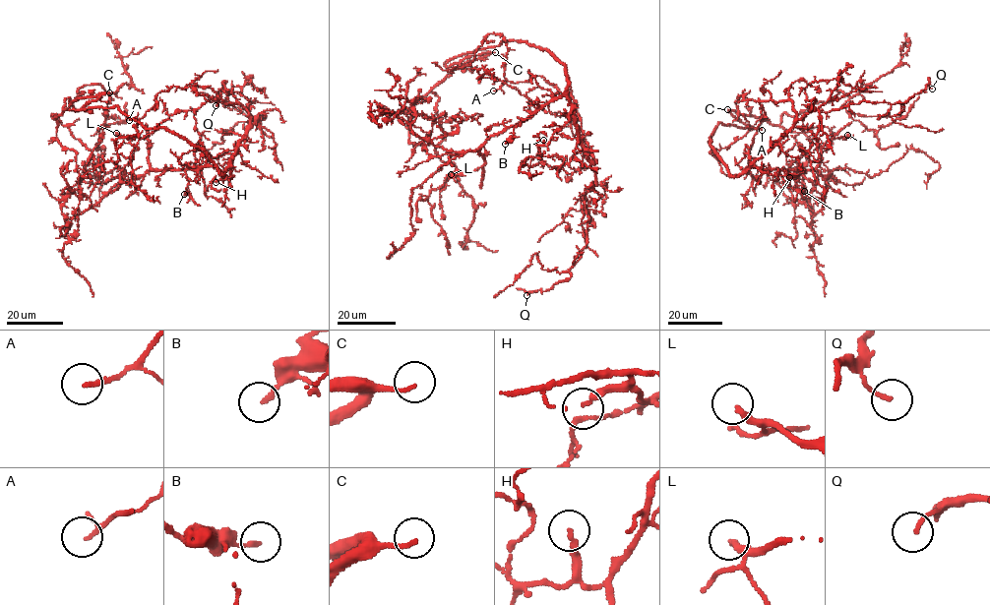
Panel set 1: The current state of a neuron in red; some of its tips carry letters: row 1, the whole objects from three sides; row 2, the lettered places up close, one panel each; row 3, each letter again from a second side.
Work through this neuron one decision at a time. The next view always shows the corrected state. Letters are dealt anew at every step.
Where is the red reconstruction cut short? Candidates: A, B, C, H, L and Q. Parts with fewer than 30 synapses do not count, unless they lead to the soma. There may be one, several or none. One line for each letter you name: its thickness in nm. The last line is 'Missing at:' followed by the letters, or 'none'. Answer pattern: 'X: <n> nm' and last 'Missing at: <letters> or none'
C: 140 nm
L: 200 nm
Missing at: C, L

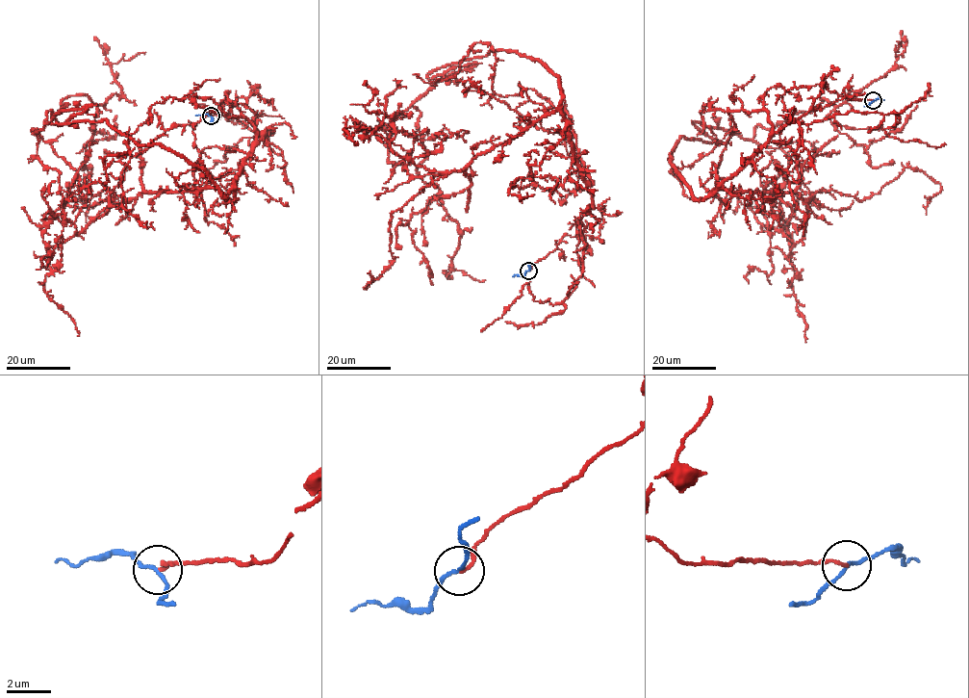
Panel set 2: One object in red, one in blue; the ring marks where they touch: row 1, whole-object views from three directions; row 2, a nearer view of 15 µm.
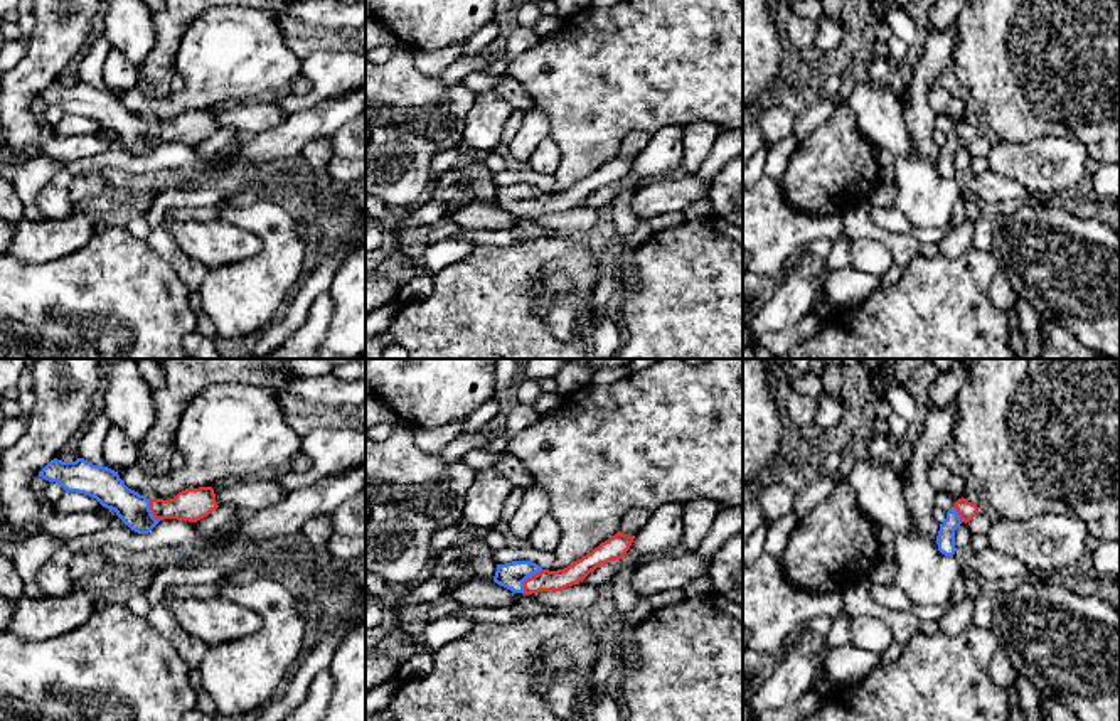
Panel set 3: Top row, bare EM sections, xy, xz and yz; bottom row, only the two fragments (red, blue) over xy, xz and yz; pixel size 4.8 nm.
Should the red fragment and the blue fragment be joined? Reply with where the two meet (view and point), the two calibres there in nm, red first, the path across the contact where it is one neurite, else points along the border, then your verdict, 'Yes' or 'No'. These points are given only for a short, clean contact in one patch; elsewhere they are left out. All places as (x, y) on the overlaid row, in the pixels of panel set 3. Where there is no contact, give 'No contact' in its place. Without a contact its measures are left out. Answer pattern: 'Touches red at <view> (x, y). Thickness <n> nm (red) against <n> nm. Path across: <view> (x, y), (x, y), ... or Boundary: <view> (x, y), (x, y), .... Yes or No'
Touches red at xz (528, 578). Thickness 100 nm (red) against 130 nm. Path across: xz (546, 580), (528, 578), (512, 575). Yes

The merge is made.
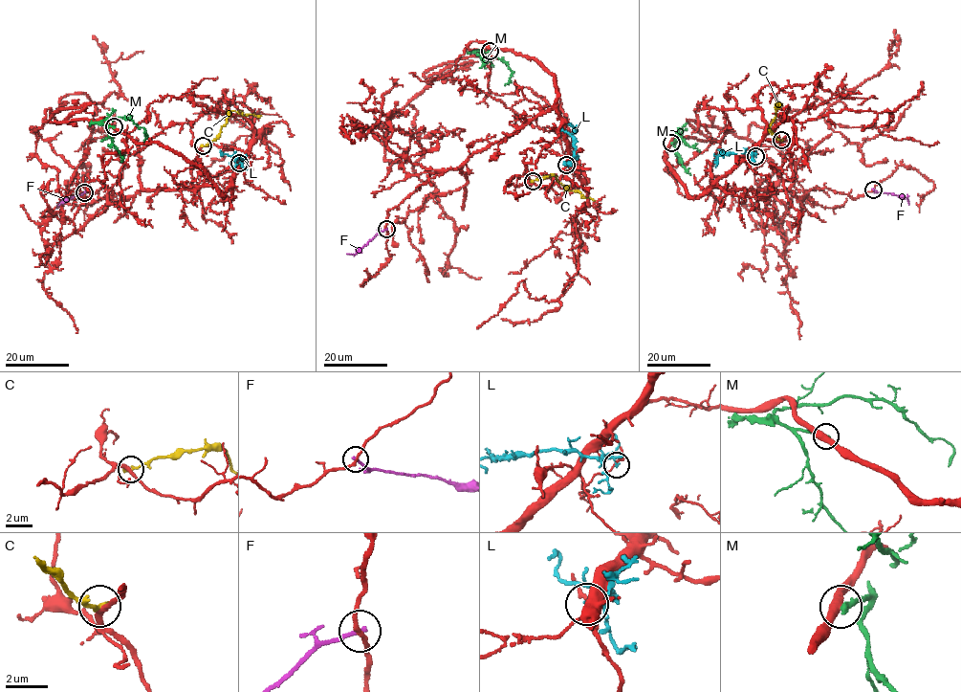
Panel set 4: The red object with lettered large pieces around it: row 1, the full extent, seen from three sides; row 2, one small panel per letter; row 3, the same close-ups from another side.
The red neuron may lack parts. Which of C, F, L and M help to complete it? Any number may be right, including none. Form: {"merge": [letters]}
{"merge": []}

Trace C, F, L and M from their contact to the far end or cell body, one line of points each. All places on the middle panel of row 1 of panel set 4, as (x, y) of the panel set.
C: (533, 181), (556, 176), (570, 190), (577, 189), (594, 201)
F: (386, 229), (380, 231), (355, 254), (346, 253)
L: (566, 165), (573, 157), (575, 149), (575, 127), (570, 124)
M: (490, 51), (479, 53), (482, 56), (506, 61), (513, 72), (504, 85)

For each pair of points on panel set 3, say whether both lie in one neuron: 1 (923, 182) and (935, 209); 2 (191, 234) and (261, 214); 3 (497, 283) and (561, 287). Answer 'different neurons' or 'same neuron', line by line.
1: same neuron
2: different neurons
3: different neurons

